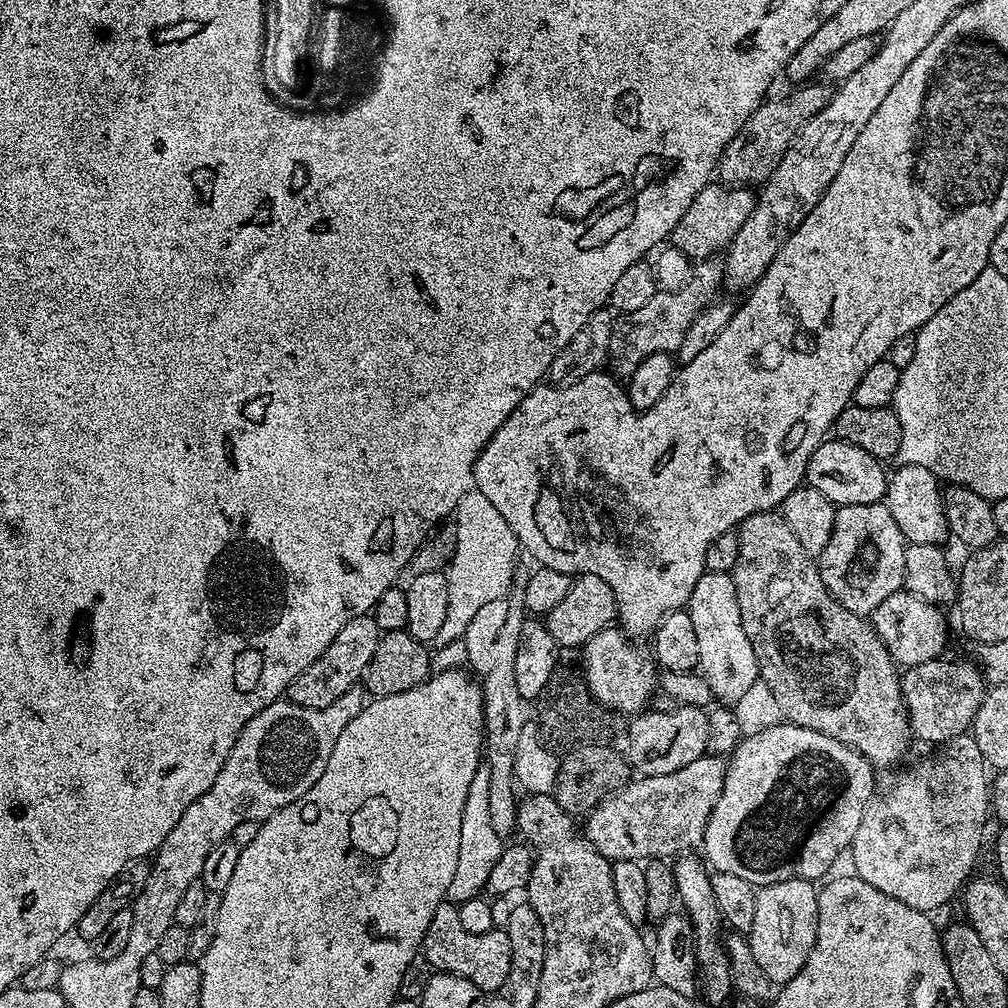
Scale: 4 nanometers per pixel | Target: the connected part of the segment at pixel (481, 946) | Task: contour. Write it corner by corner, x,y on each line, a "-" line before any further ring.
451,902
442,903
438,910
434,910
434,918
430,918
430,926
426,926
422,954
433,970
466,978
485,994
499,993
510,974
510,938
507,931
493,930
484,936
468,933
458,919
457,905

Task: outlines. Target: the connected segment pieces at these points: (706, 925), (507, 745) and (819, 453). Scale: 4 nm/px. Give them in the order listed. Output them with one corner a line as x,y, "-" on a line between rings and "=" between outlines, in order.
685,854
675,857
672,864
672,873
676,879
676,895
679,903
684,903
682,905
683,911
686,913
690,923
692,923
692,933
694,934
694,942
696,943
696,971
698,973
699,995
701,997
704,995
712,1004
724,1004
728,999
731,1001
734,996
732,970
726,947
726,925
723,918
720,917
718,902
714,902
714,890
712,889
709,865
699,855
=
518,562
511,578
511,586
502,600
490,602
487,606
474,614
473,621
467,626
464,635
465,661
469,662
469,669
479,680
483,694
485,747
484,760
488,770
488,796
490,822
494,832
502,840
507,839
512,832
515,833
517,810
519,808
518,795
516,796
515,779
515,752
517,750
522,728
528,721
524,714
526,702
518,693
515,684
514,661
518,650
518,638
524,628
527,615
526,591
530,582
532,570
524,562
=
825,438
814,450
814,454
810,454
804,478
807,487
818,490
818,494
826,494
826,498
832,504
866,506
867,504
879,504
885,499
889,473
886,470
884,472
884,468
885,465
878,458
874,458
874,454
866,454
866,450
858,450
858,446
850,446
850,442

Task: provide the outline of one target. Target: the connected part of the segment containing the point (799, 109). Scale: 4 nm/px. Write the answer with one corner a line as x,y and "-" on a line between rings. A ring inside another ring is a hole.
808,82
803,86
793,87
789,96
780,96
777,100
765,99
764,103
746,118
742,130
734,134
734,138
724,148
718,165
718,176
729,186
760,186
774,174
778,162
786,154
786,150
796,139
796,135
826,106
832,97
833,89
827,83

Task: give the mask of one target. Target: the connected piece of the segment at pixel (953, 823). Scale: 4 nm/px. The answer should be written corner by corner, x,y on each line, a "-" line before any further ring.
965,734
953,739
947,746
941,747
941,752
936,752
933,756
928,756
925,760
920,760
917,764
912,764
909,768
905,766
897,767
895,770
888,770
884,776
875,781
872,789
872,797
866,802
866,810
862,810
862,822
858,822
858,830
852,839
850,857
855,875
861,876
870,886
876,890
882,890
884,894
890,894
890,898
898,898
898,902
906,902
906,906
914,906
914,910
919,912
935,913
935,908
940,908
952,895
959,893
964,885
968,883
973,875
972,867
976,864
976,859
980,856
980,843
984,840
984,827
990,820
990,769
987,762
982,758
978,746
974,742
971,734

